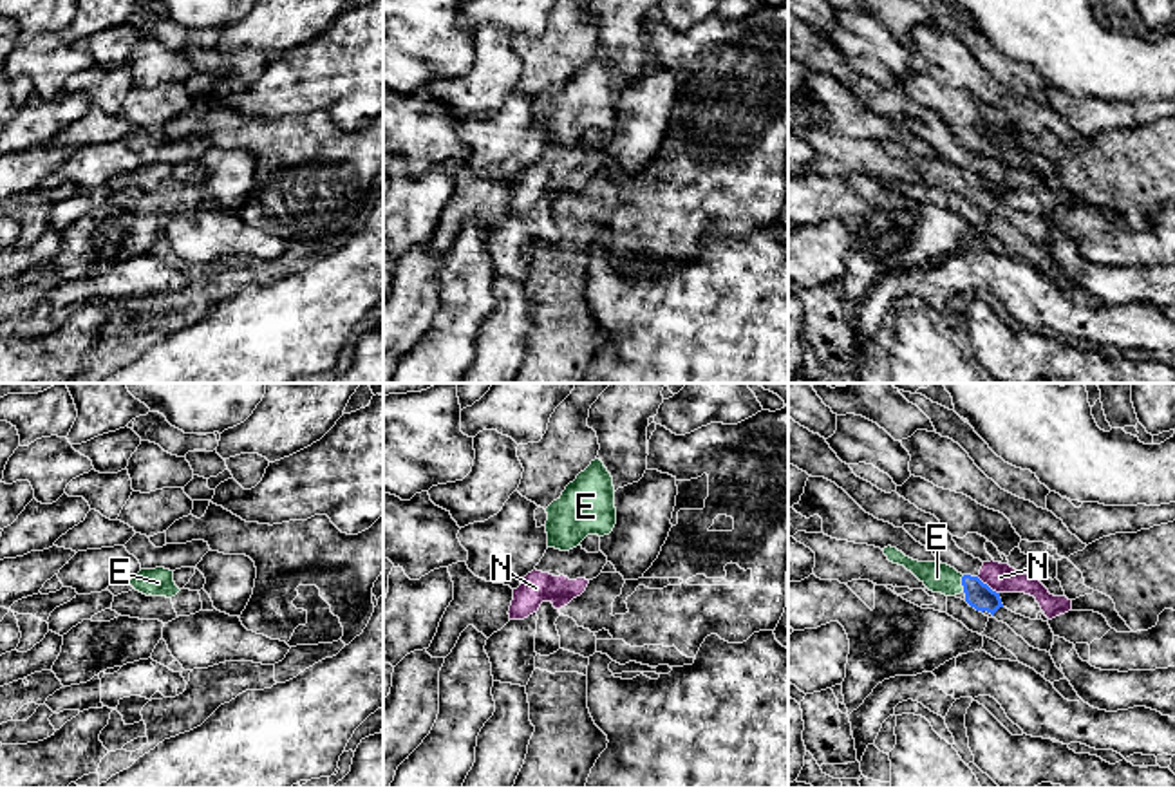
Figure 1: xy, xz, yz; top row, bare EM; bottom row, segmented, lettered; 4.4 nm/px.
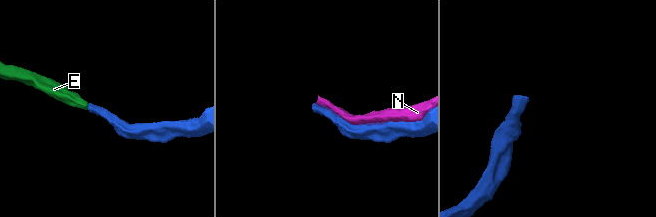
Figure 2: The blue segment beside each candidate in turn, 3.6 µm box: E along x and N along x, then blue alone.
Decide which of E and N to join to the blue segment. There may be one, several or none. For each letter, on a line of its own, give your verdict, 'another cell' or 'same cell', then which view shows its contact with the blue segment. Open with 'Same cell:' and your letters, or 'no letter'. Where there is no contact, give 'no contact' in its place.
Same cell: E
E: same cell; contact in yz
N: another cell; contact in yz

